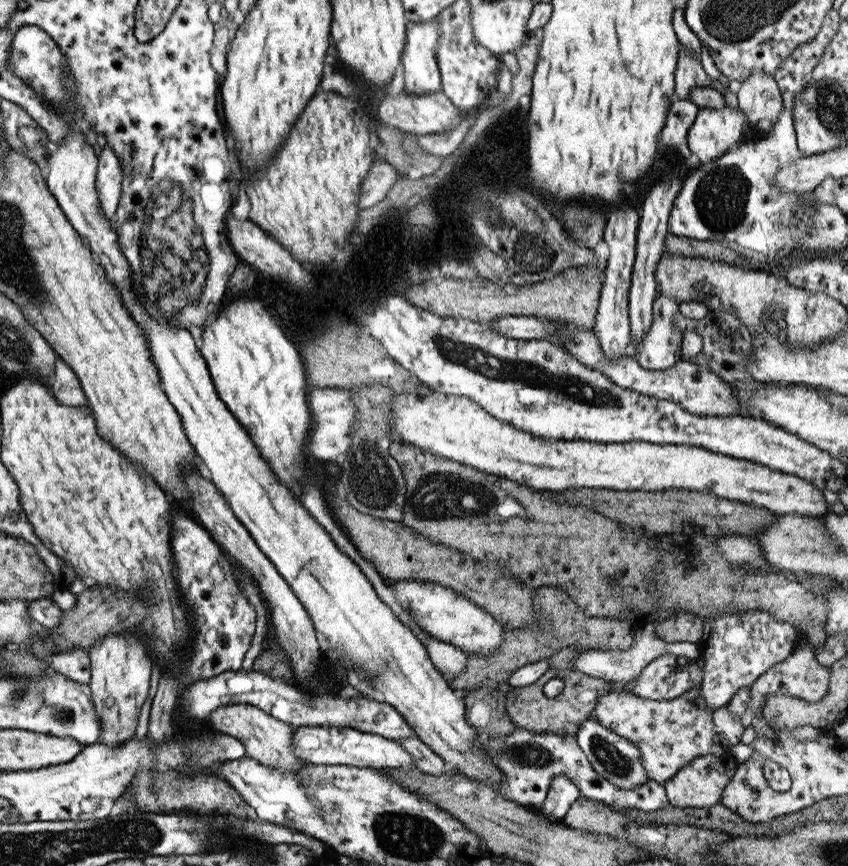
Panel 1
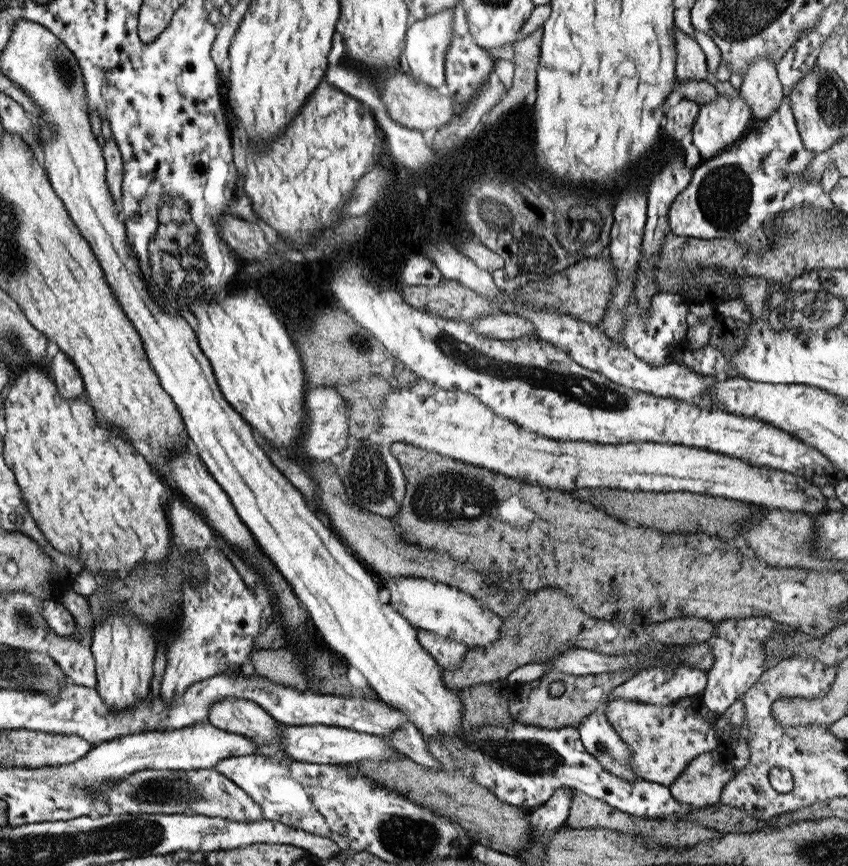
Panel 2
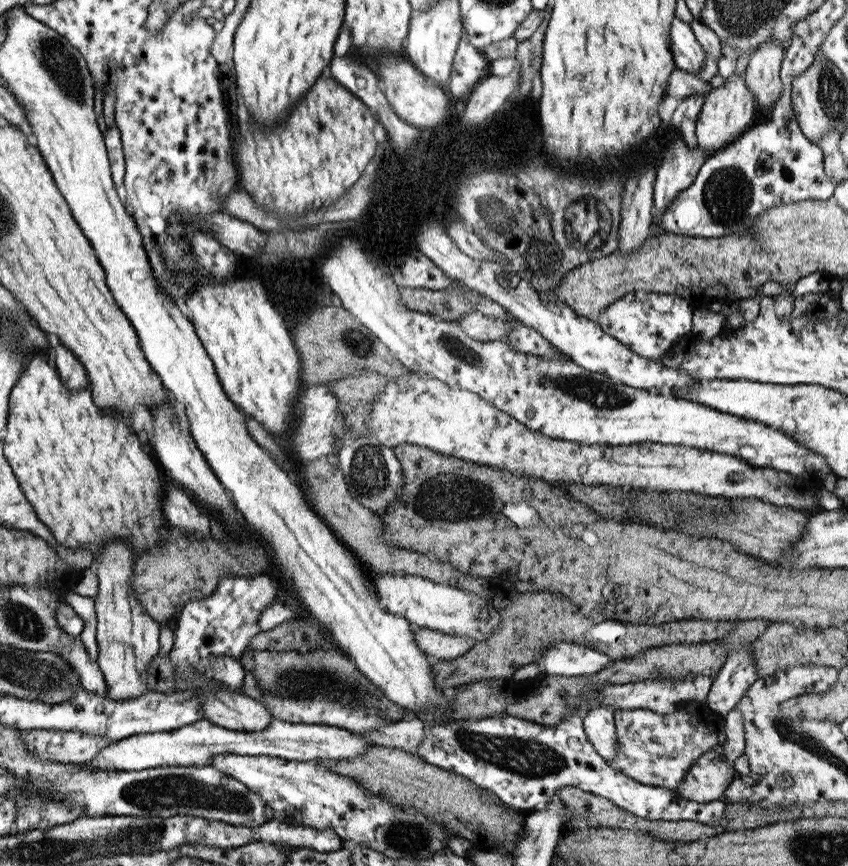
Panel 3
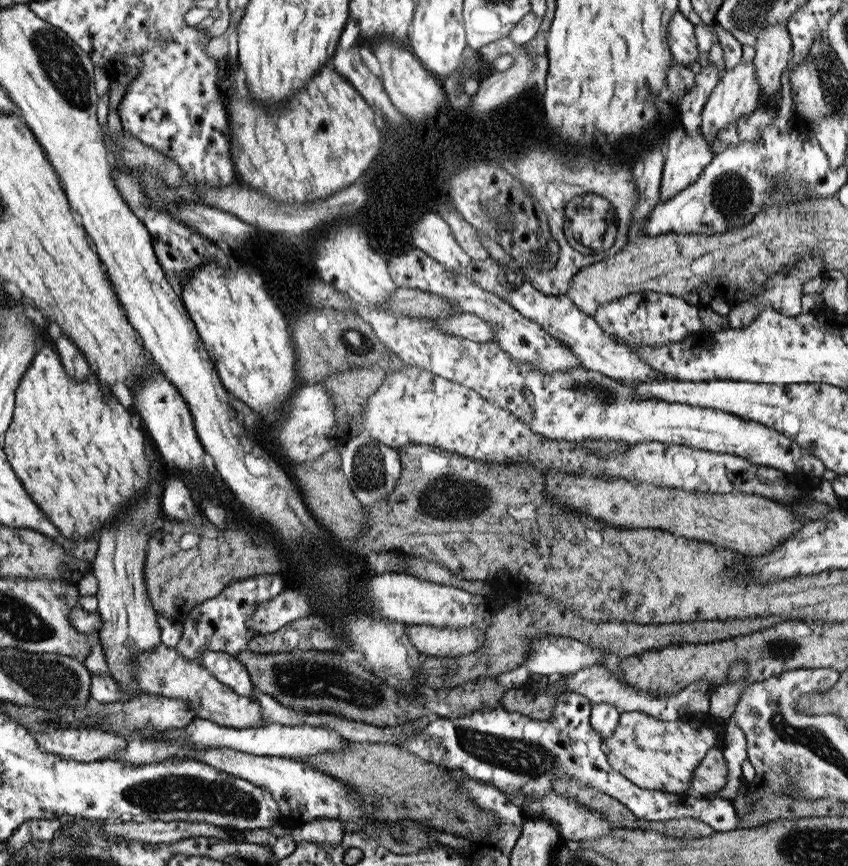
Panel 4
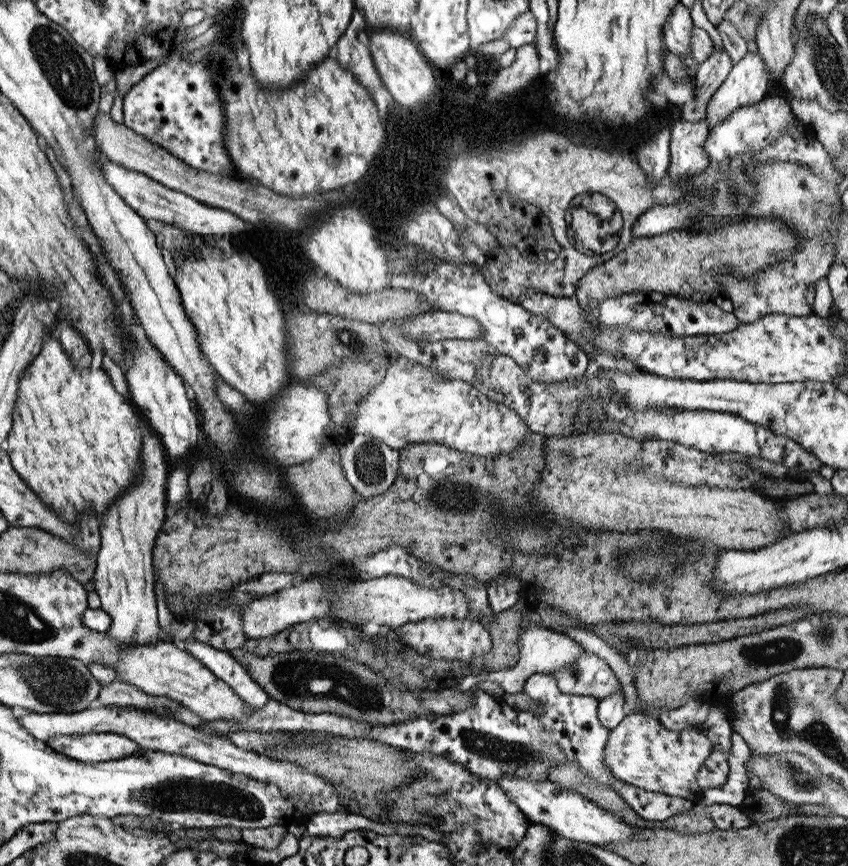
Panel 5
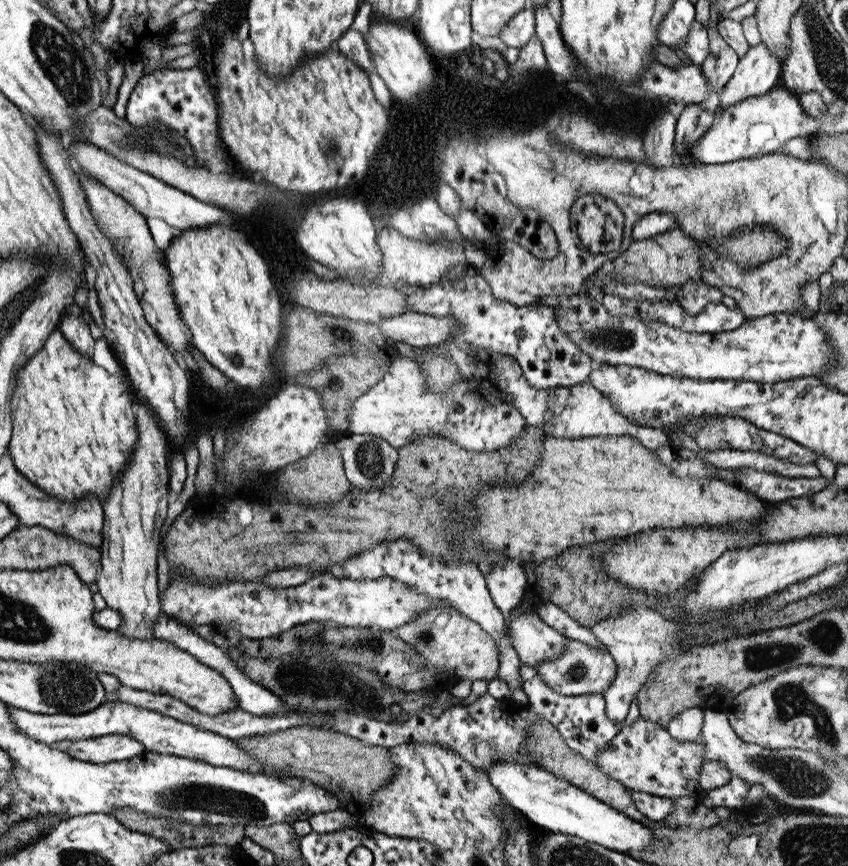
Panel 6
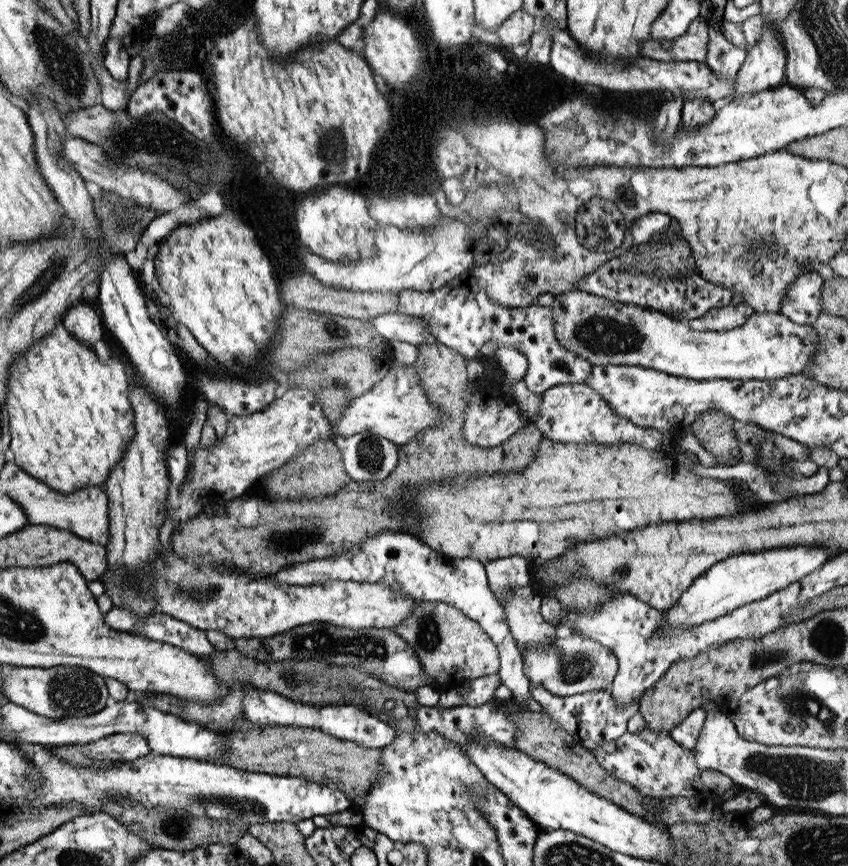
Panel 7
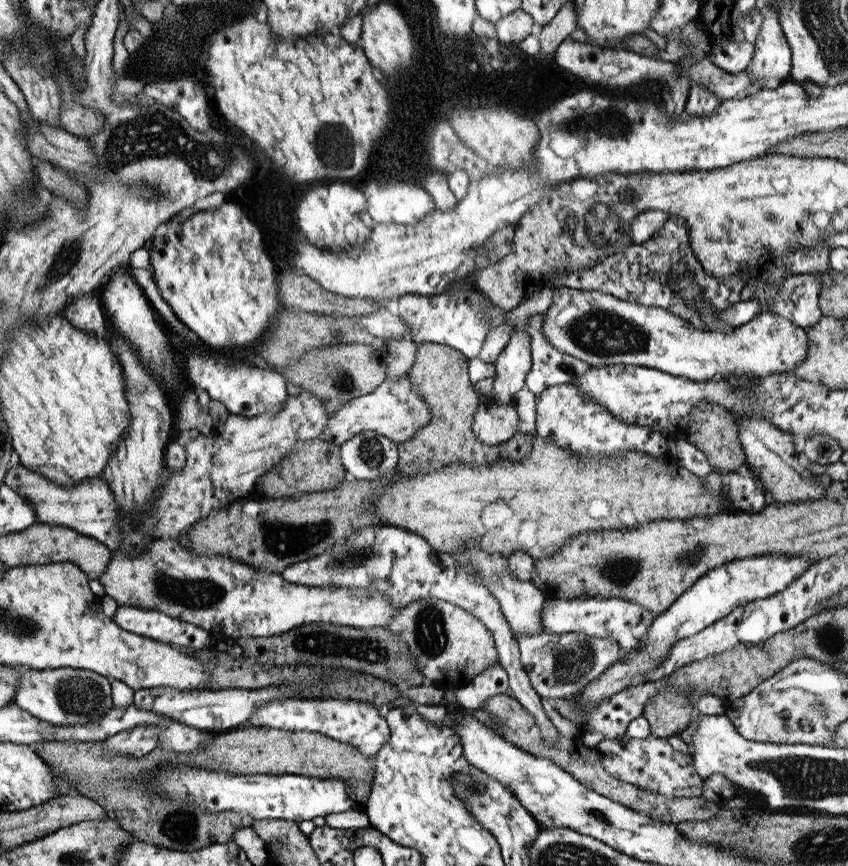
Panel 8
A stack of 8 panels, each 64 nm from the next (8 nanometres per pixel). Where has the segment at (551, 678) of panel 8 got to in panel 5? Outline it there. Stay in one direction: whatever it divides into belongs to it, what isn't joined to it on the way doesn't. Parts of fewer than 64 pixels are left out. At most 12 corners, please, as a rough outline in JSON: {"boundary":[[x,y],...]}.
{"boundary":[[586,650],[550,675],[562,694],[600,701],[619,687],[608,663]]}

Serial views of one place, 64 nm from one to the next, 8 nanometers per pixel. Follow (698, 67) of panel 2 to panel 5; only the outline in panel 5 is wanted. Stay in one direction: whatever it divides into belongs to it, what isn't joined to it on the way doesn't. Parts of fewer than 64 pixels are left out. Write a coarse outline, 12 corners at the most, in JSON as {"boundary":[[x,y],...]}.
{"boundary":[[679,2],[662,29],[669,52],[691,55],[693,21]]}

